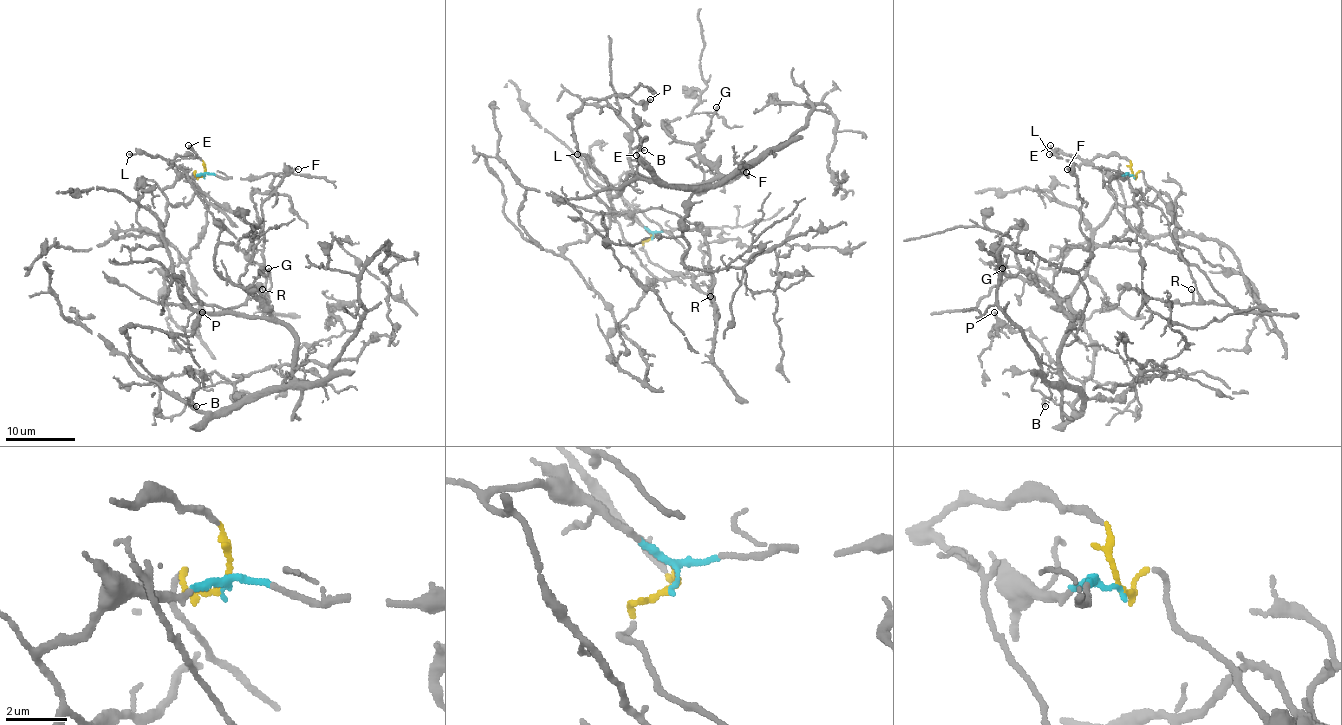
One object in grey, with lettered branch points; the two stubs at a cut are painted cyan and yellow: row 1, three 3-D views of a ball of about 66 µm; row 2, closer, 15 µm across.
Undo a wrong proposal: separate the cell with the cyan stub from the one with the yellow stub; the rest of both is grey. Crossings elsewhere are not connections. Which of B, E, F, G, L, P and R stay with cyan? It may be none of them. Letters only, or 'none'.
B, F, G, P

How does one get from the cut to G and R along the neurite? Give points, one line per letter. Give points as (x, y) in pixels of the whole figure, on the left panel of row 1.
G: (203, 174), (163, 190), (163, 235), (182, 298), (192, 308), (267, 317), (251, 294), (253, 280), (269, 268)
R: (203, 174), (198, 176), (192, 173), (194, 181), (204, 193), (244, 221), (260, 226), (265, 303), (262, 289)

